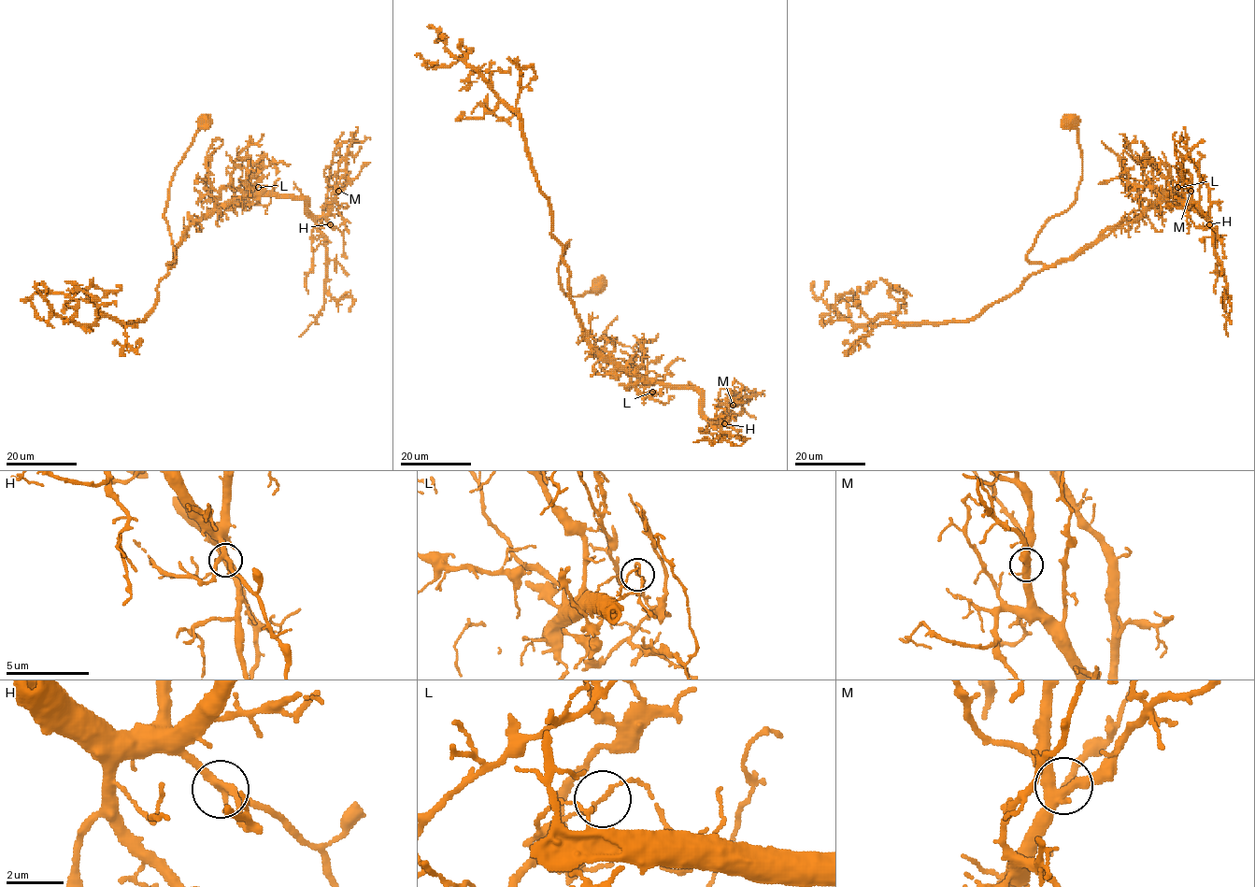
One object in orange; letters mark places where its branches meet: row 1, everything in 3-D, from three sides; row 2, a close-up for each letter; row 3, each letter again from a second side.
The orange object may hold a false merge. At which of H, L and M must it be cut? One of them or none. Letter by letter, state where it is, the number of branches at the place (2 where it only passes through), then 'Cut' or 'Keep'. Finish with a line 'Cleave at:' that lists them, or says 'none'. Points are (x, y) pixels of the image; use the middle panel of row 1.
H: Place: (724, 423). Branches: 3. Keep
L: Place: (652, 392). Branches: 2. Cut
M: Place: (733, 405). Branches: 3. Keep
Cleave at: L

